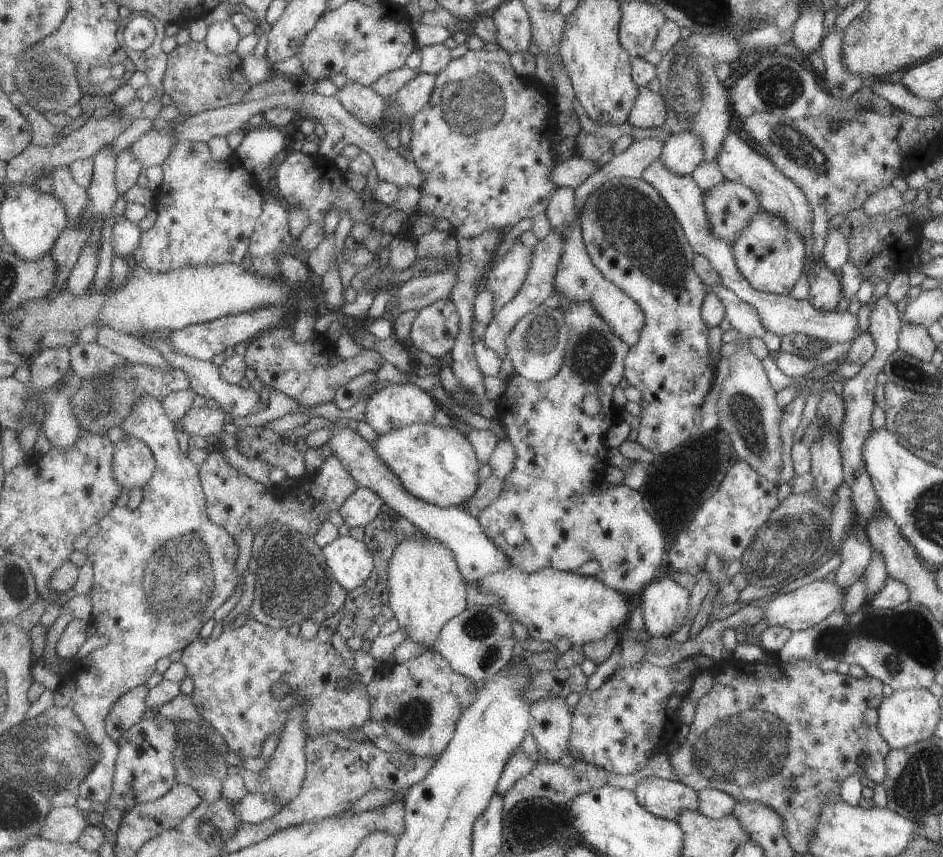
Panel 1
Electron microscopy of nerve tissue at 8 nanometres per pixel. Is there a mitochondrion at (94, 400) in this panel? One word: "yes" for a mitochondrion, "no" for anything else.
yes

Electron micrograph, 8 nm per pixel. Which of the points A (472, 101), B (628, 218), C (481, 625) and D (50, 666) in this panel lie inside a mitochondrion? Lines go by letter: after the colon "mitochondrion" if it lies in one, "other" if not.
A: mitochondrion
B: mitochondrion
C: mitochondrion
D: other

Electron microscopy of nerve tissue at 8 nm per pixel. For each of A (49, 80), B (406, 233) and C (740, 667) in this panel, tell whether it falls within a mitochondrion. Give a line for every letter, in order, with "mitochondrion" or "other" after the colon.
A: mitochondrion
B: other
C: other

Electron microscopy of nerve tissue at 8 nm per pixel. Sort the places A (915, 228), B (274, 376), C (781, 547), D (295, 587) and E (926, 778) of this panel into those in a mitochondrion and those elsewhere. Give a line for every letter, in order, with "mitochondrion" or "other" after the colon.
A: other
B: other
C: mitochondrion
D: mitochondrion
E: mitochondrion

